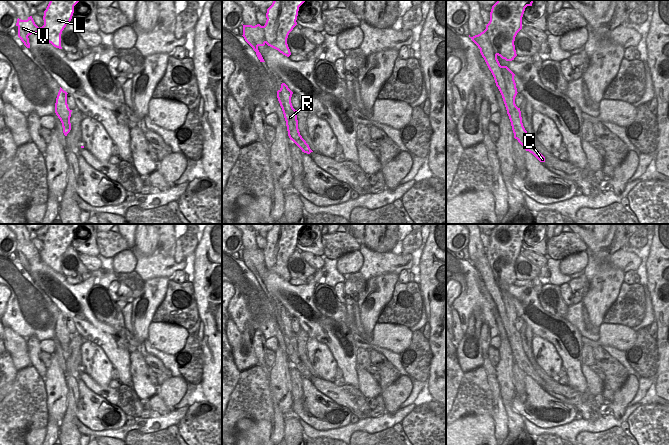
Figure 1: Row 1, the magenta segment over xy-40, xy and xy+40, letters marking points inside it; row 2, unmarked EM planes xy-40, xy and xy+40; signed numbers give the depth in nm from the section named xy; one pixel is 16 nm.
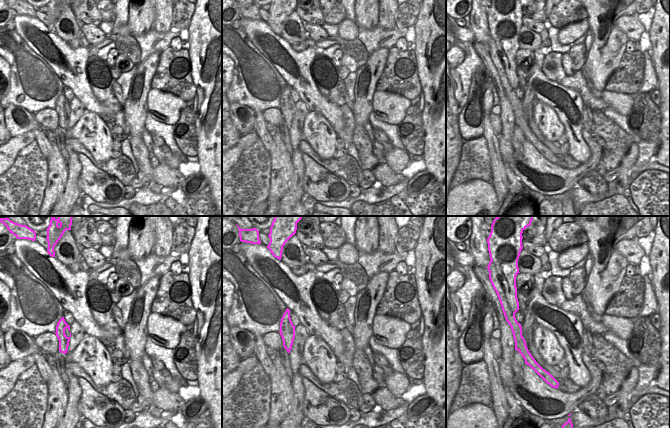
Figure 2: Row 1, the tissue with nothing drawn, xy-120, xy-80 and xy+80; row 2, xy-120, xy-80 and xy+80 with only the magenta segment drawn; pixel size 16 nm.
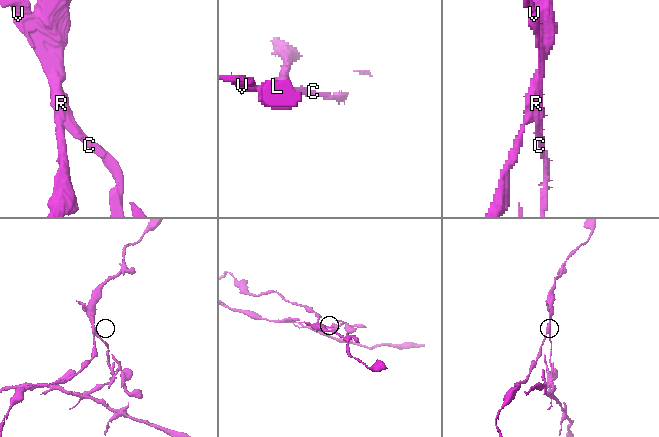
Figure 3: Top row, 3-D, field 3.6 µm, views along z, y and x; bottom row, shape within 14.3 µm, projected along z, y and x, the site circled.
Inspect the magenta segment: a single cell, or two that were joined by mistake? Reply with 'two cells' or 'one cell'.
two cells

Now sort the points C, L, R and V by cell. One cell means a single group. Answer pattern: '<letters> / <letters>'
C R V / L

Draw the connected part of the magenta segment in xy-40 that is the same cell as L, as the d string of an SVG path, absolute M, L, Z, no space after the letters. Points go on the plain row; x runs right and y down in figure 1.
M50 224L44 235L44 249L40 251L41 260L54 271L62 273L61 258L71 245L74 230L81 224Z

